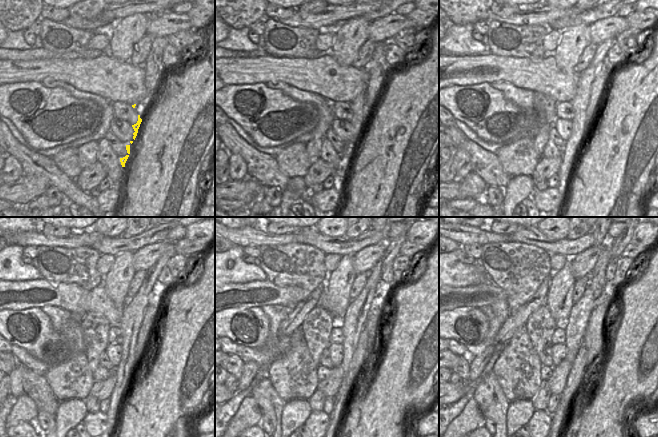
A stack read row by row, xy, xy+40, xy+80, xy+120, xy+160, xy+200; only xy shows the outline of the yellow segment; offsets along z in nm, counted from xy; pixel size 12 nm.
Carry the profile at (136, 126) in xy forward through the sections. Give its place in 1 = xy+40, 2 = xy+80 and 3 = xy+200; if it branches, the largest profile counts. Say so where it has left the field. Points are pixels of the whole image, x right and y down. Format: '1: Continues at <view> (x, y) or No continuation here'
1: Continues at xy+40 (357, 104)
2: Continues at xy+80 (580, 102)
3: Continues at xy+200 (575, 326)

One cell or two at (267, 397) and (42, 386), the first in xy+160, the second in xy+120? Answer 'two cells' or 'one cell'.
two cells

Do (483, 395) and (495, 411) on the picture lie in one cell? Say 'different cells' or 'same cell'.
same cell

